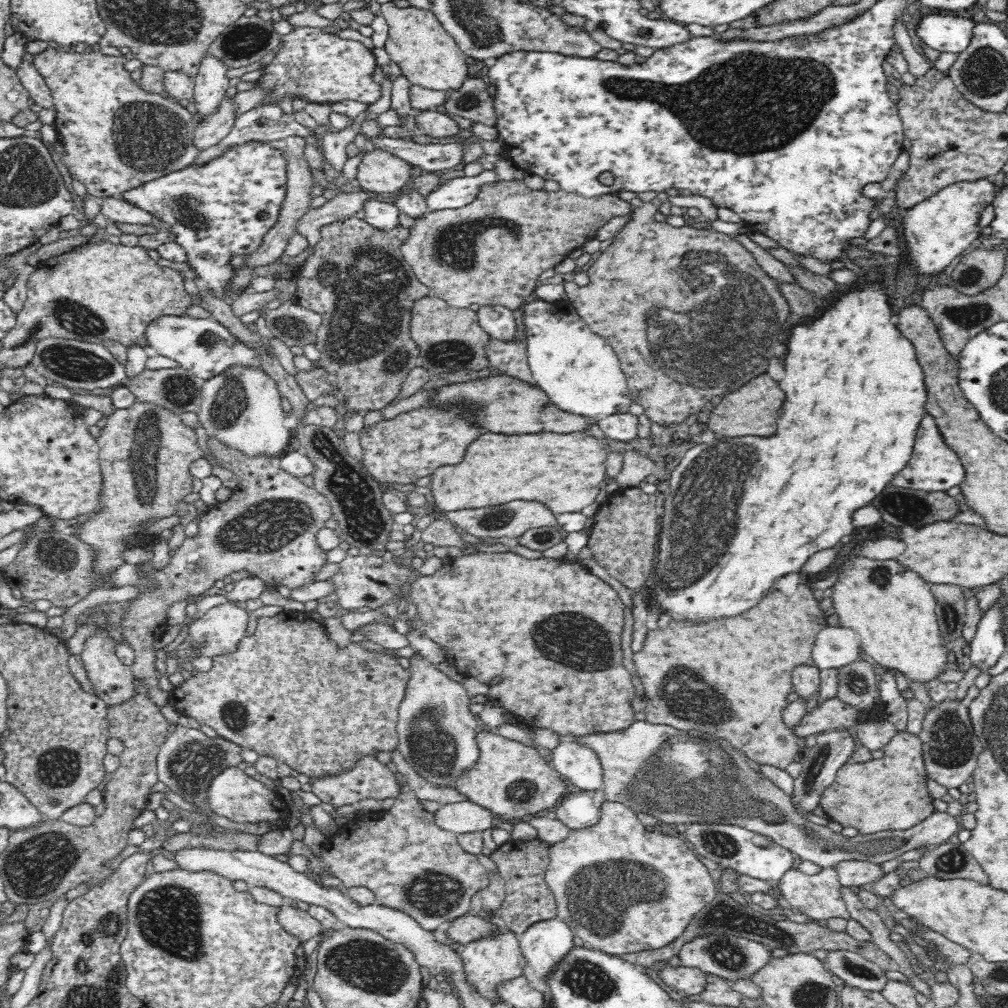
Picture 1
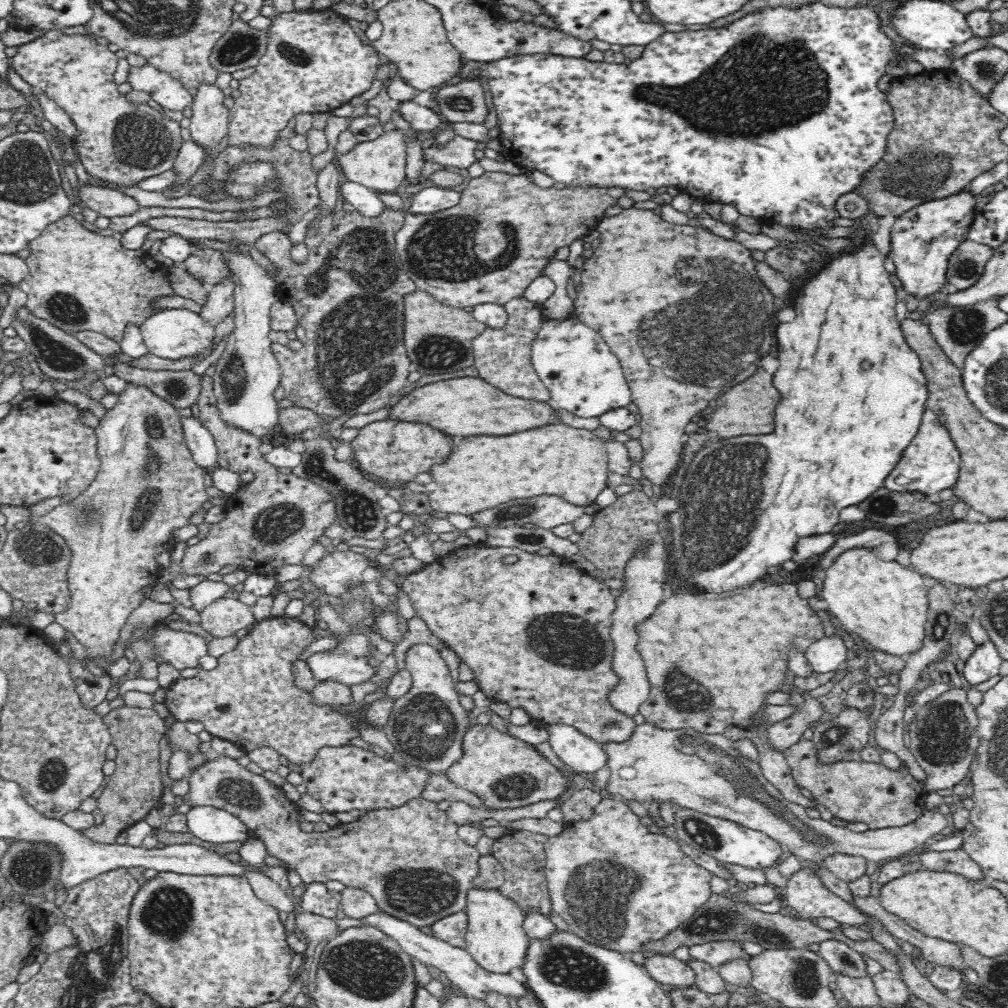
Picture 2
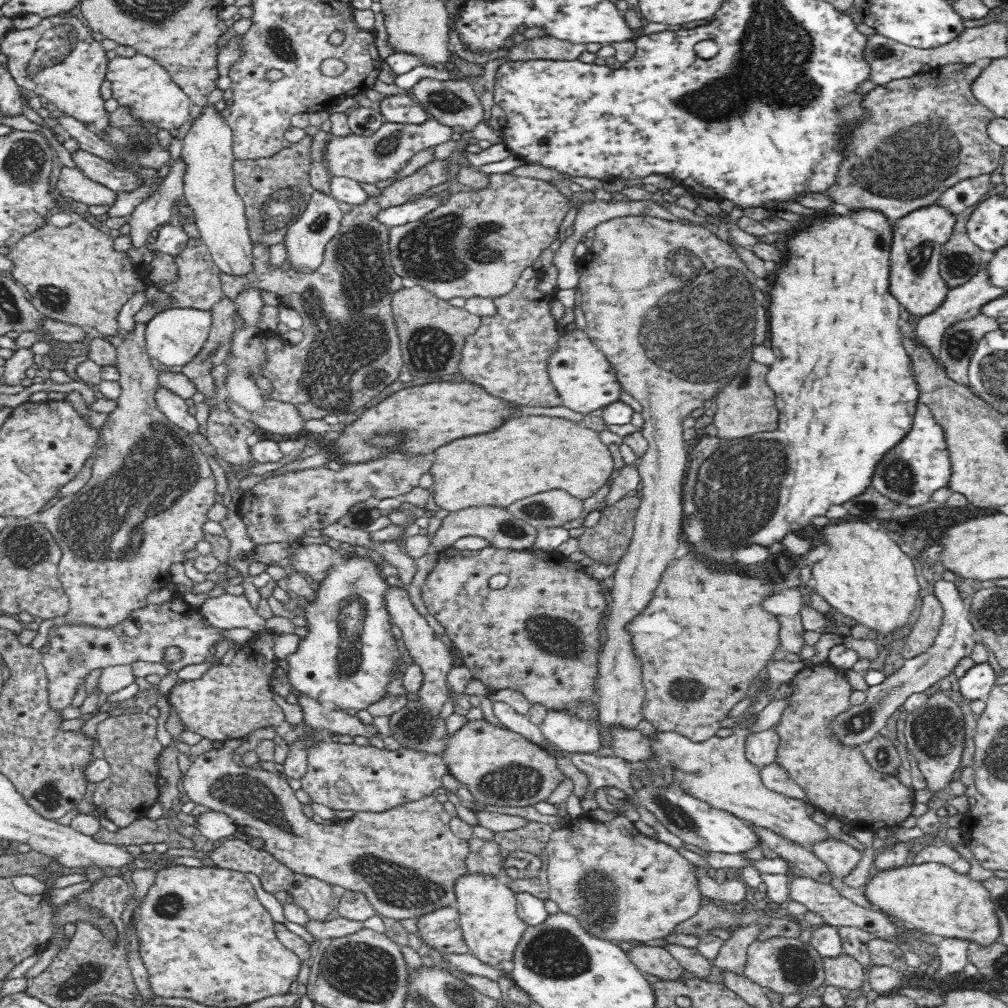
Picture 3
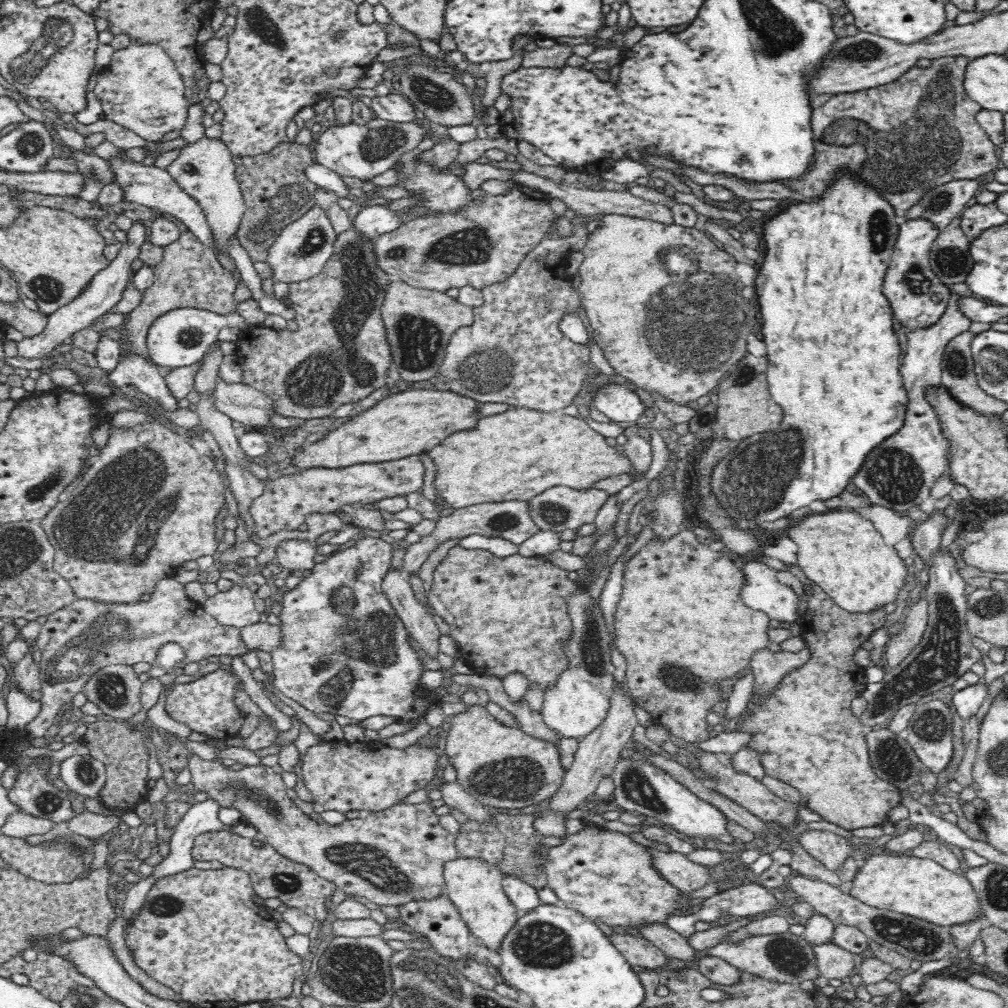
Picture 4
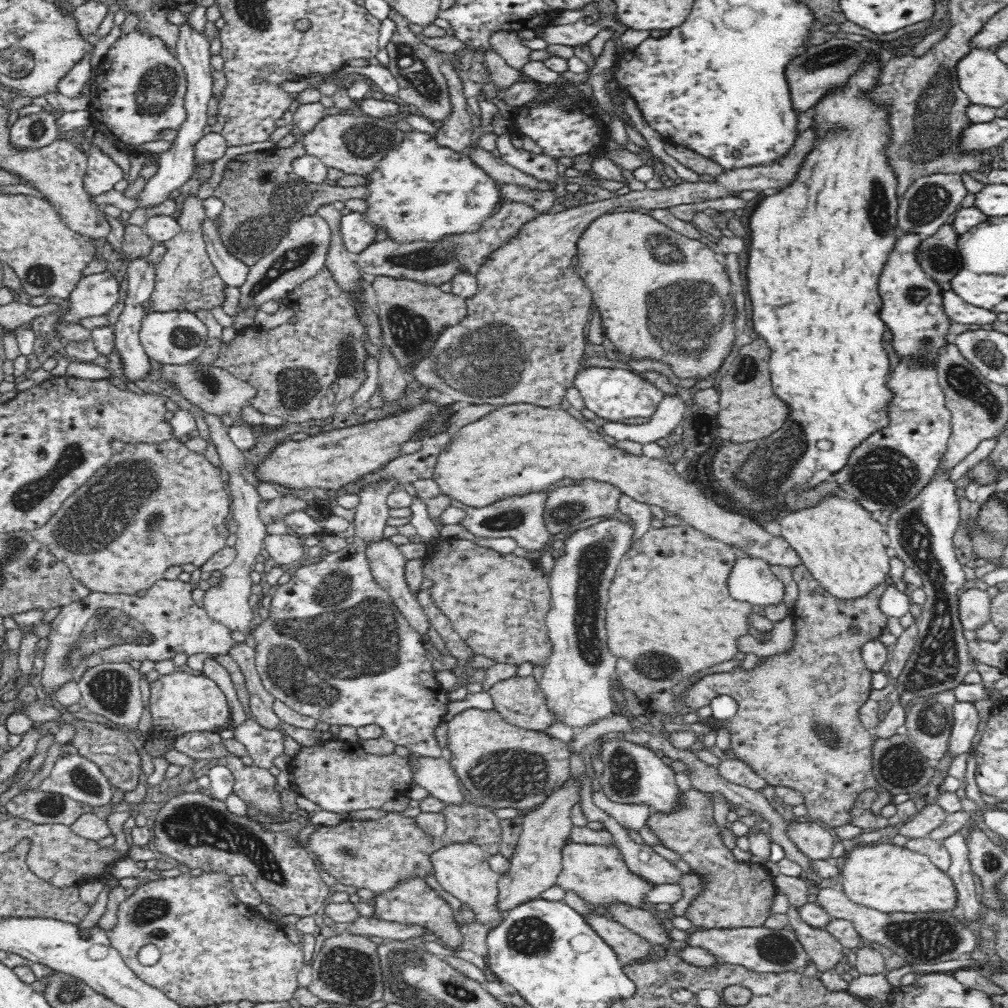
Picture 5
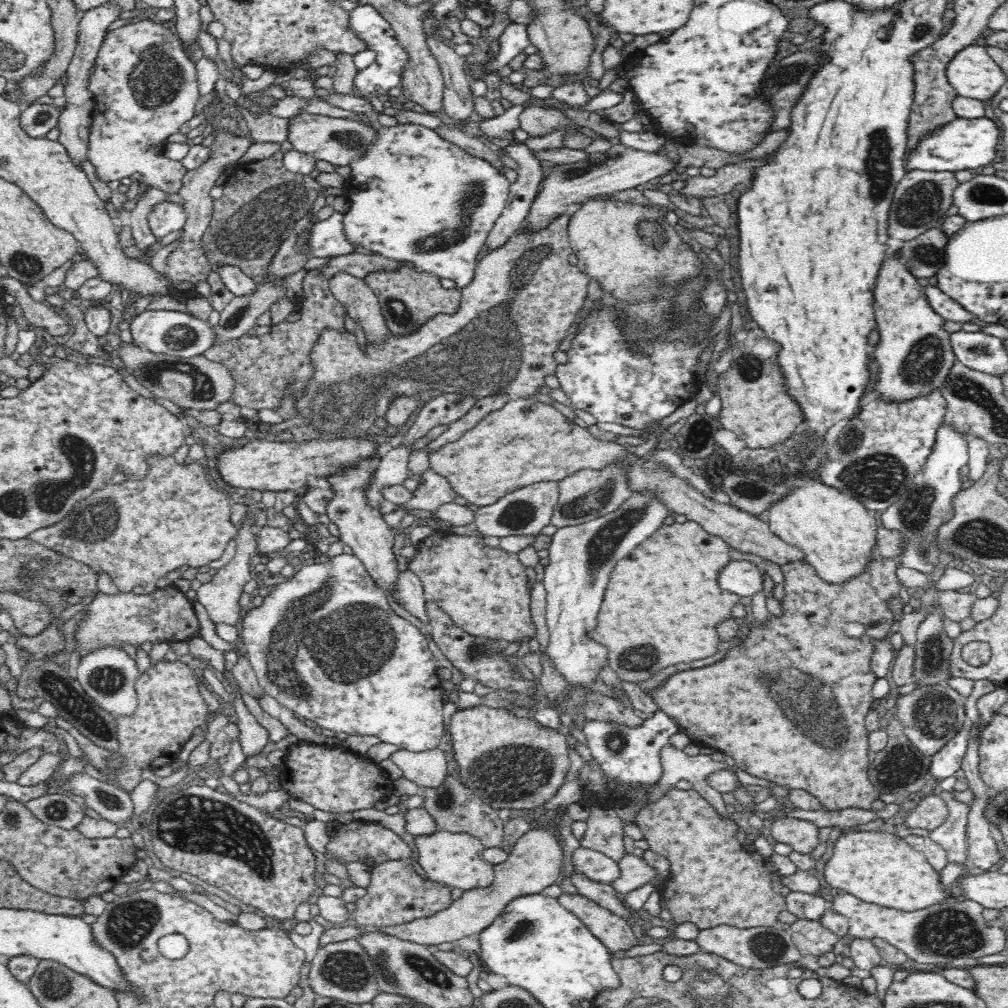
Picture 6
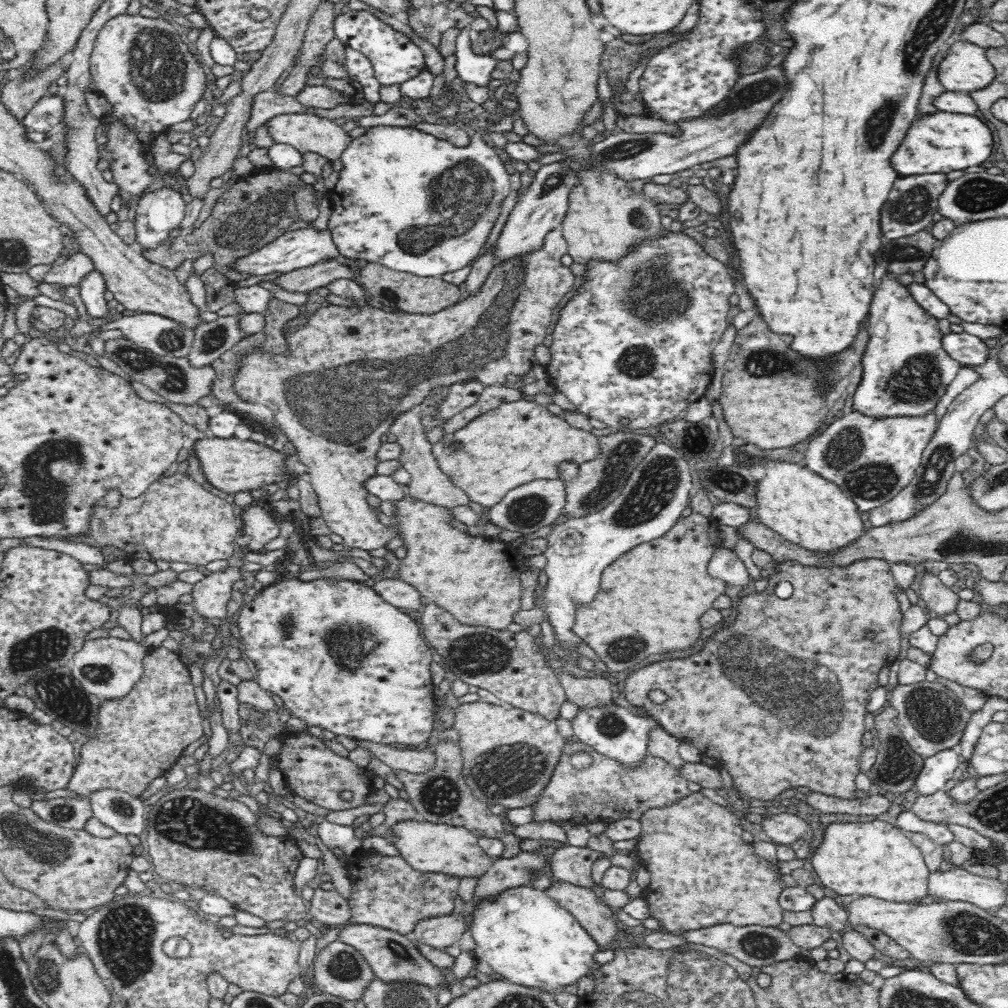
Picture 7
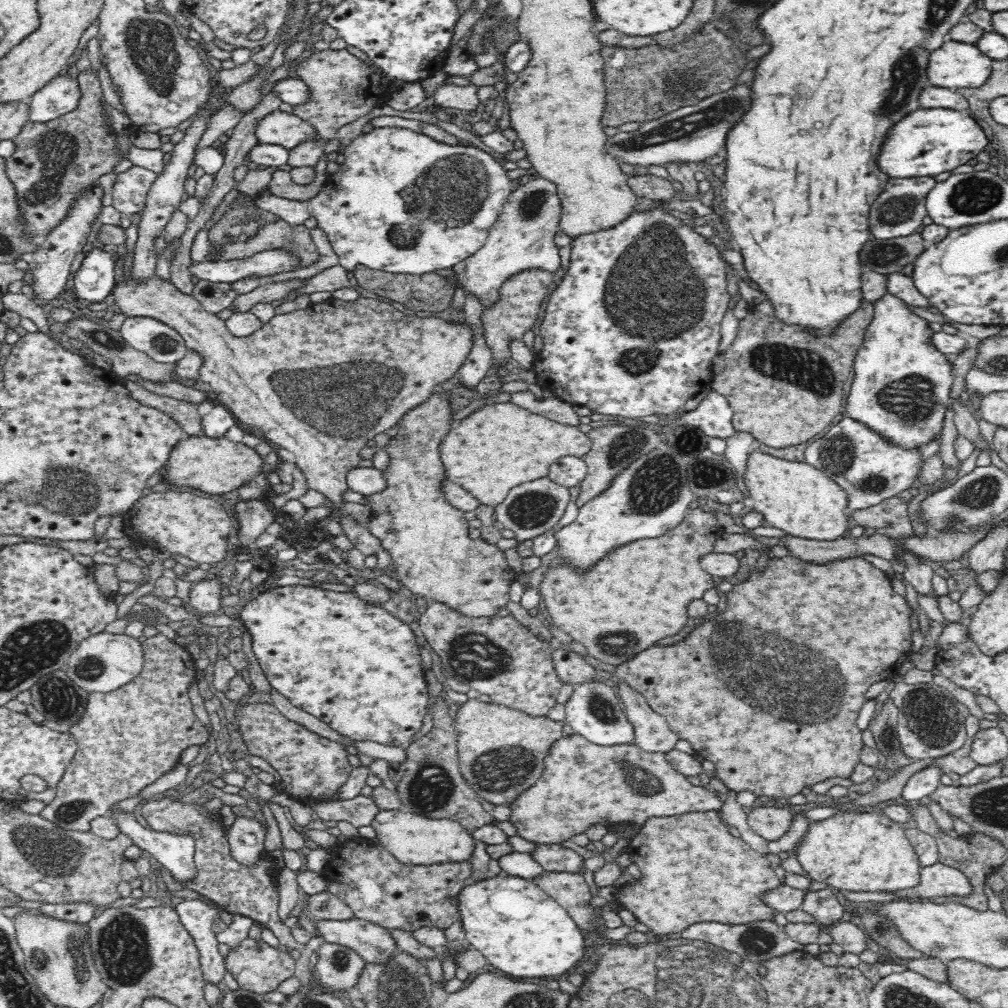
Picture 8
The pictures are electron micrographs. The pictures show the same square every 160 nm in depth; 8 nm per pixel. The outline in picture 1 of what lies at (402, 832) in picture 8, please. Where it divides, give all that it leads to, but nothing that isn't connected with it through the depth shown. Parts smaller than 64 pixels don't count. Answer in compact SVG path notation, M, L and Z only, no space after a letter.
M487 911L487 914L482 917L487 922L497 925L496 932L492 930L492 934L486 934L478 940L461 945L459 953L464 961L468 982L471 982L493 1004L501 1001L500 997L496 997L496 989L494 989L496 985L522 975L522 968L527 960L519 945L518 935L502 926L499 911Z

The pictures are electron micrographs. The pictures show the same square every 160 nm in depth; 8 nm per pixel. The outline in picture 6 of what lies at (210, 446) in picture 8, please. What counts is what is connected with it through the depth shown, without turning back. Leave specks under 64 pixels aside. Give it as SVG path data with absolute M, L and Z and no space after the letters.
M342 438L328 440L308 440L307 442L271 442L270 440L254 440L240 448L226 448L216 455L217 471L222 480L242 493L246 489L296 490L299 493L307 488L306 475L326 476L342 470L344 466L352 466L360 458L366 458L376 452L372 440L362 438Z

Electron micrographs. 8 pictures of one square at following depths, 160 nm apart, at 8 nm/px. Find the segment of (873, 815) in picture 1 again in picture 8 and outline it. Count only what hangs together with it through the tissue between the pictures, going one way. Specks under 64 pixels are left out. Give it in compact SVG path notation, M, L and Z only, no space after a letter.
M791 554L782 558L770 558L767 561L766 568L764 568L762 572L755 569L744 582L725 587L727 602L724 611L720 613L712 612L709 621L707 620L702 622L702 624L696 624L686 637L676 643L668 644L668 646L660 646L657 643L650 646L650 648L646 648L646 650L642 650L642 652L638 652L634 658L619 664L614 672L614 676L627 682L634 690L636 690L636 692L643 695L650 708L655 710L658 714L661 714L666 719L669 727L674 731L674 734L676 734L679 739L688 740L697 754L703 756L705 760L709 760L714 764L716 768L716 778L720 779L720 781L722 781L730 791L734 791L736 794L748 791L754 794L756 798L759 796L766 796L771 799L790 799L792 796L795 796L795 794L802 793L804 788L812 787L817 783L828 780L828 778L834 778L837 776L838 778L848 779L855 770L854 766L859 764L860 750L862 750L863 747L862 731L856 727L856 718L858 718L860 709L864 706L864 703L866 703L865 694L871 684L878 681L886 681L886 678L890 678L897 674L902 666L903 660L906 659L907 655L911 652L910 647L912 646L912 639L908 604L904 597L894 591L891 580L892 578L886 573L878 570L878 568L875 568L870 562L866 561L862 557L838 558L838 560L832 560L832 562L826 562L826 564L806 562L805 560L792 556Z

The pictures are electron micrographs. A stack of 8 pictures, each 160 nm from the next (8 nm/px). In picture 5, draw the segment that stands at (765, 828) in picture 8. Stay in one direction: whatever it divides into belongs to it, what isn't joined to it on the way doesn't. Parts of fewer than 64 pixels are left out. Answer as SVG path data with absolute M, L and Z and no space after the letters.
M791 821L787 824L787 836L794 842L800 853L811 860L829 858L835 842L832 834L814 822Z

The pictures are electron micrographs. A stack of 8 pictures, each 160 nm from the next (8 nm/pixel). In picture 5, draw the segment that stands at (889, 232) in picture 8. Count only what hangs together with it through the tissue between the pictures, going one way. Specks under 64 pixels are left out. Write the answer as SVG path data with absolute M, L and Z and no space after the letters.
M930 174L920 176L907 186L906 192L898 198L896 232L914 234L922 238L932 236L940 226L951 223L960 202L969 193L962 183L961 174Z

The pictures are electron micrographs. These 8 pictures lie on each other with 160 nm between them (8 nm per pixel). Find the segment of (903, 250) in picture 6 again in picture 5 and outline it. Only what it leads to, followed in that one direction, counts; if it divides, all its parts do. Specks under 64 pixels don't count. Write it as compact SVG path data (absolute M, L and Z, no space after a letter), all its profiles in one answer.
M946 223L932 236L923 238L916 250L922 271L937 282L948 282L960 270L962 257L956 247L958 236L951 223Z

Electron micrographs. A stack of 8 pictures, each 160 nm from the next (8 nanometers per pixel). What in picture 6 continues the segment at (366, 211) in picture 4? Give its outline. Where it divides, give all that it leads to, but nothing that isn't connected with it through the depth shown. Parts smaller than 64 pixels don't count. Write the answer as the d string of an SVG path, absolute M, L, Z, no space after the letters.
M335 212L329 218L317 220L306 236L306 242L296 248L309 257L330 259L354 252L354 245L344 239L342 213Z

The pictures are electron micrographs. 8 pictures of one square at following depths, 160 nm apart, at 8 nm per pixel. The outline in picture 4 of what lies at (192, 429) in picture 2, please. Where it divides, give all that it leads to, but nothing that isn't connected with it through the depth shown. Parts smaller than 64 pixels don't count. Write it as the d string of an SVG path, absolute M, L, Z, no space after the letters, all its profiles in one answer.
M126 326L118 328L121 346L121 356L118 365L110 373L110 385L120 388L124 385L132 385L140 392L147 394L151 400L162 404L166 410L176 410L177 400L172 397L165 379L160 376L158 368L149 358L136 355L130 347Z

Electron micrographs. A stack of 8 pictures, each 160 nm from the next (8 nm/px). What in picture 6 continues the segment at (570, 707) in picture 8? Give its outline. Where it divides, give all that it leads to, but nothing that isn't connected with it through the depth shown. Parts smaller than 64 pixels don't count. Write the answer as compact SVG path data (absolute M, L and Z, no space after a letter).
M658 710L642 718L642 724L638 726L626 726L611 720L589 717L581 729L586 737L586 744L589 748L589 755L597 760L602 771L608 775L610 781L618 781L618 785L628 785L630 792L633 785L644 787L659 783L663 775L660 764L660 748L670 742L670 737L676 732L682 731L678 723L670 716Z

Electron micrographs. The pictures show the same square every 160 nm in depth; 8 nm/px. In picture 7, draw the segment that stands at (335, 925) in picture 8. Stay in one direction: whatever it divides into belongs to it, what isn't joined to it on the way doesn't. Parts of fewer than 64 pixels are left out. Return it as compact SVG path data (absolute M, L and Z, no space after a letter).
M350 923L350 925L335 926L340 929L337 940L346 943L358 950L364 955L364 959L368 961L375 976L383 979L384 982L392 980L409 980L418 984L429 986L435 993L436 988L440 988L444 984L444 978L440 973L440 968L435 967L412 943L412 940L394 931L390 931L381 927L371 925L360 925Z

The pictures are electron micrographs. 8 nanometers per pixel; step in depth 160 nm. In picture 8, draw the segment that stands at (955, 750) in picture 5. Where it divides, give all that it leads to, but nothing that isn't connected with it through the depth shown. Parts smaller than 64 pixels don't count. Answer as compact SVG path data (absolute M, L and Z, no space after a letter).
M926 767L926 770L914 774L903 787L899 802L911 805L914 802L927 801L929 795L941 785L942 775L940 767Z

